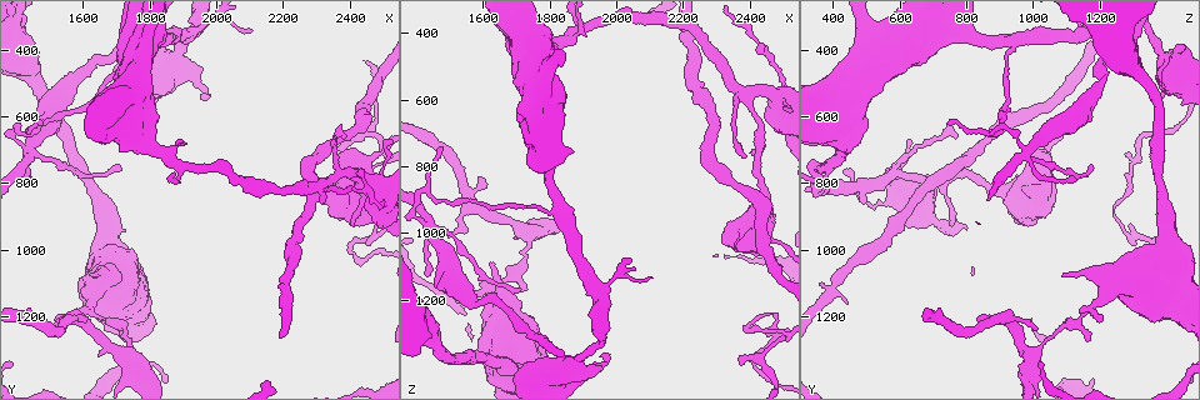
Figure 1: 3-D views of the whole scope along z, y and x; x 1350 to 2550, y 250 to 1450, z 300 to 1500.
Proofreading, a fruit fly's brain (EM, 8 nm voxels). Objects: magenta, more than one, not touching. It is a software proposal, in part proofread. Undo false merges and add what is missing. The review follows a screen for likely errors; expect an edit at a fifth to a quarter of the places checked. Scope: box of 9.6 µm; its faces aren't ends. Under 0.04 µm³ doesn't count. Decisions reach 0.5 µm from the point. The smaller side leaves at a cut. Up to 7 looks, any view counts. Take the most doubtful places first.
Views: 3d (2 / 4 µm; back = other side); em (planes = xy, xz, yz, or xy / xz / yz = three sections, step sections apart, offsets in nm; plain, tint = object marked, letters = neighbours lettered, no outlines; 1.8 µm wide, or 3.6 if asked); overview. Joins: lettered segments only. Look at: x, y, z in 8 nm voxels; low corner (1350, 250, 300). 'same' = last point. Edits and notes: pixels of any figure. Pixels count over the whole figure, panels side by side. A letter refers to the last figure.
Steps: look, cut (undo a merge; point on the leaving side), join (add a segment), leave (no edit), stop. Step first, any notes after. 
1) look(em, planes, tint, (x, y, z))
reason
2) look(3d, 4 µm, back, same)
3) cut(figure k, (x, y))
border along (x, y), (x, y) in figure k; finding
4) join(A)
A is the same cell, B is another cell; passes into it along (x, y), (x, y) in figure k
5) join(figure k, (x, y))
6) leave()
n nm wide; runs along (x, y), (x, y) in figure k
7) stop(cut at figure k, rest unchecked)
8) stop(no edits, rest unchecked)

look(em, planes, tint, (1430, 710, 980))
calibre changes

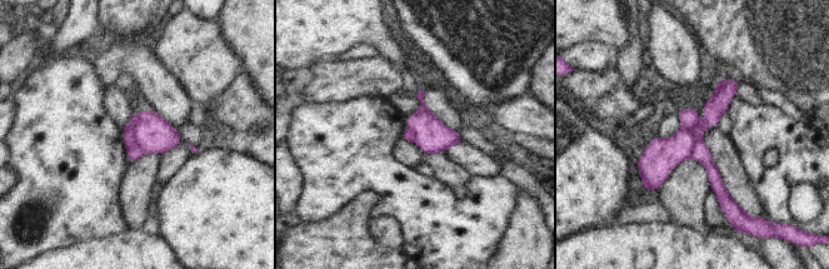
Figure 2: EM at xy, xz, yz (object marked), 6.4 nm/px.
look(em, planes, letters, same)

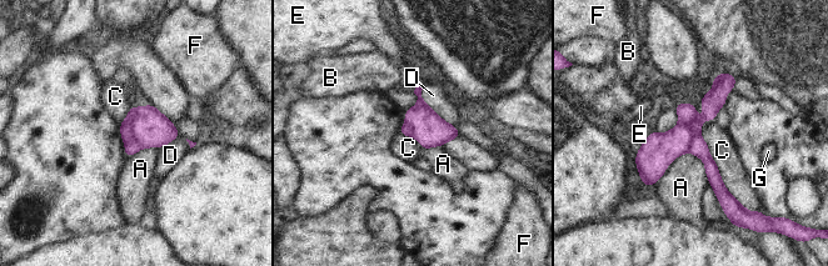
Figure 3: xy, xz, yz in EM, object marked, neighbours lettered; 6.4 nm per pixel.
cut(figure 3, (150, 128))
190 nm wide; A, B, C, D, E, F and G are other cells; border along (136, 108), (133, 137), (141, 147) in figure 3; a second neuron is stuck on

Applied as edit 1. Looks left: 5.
look(overview)

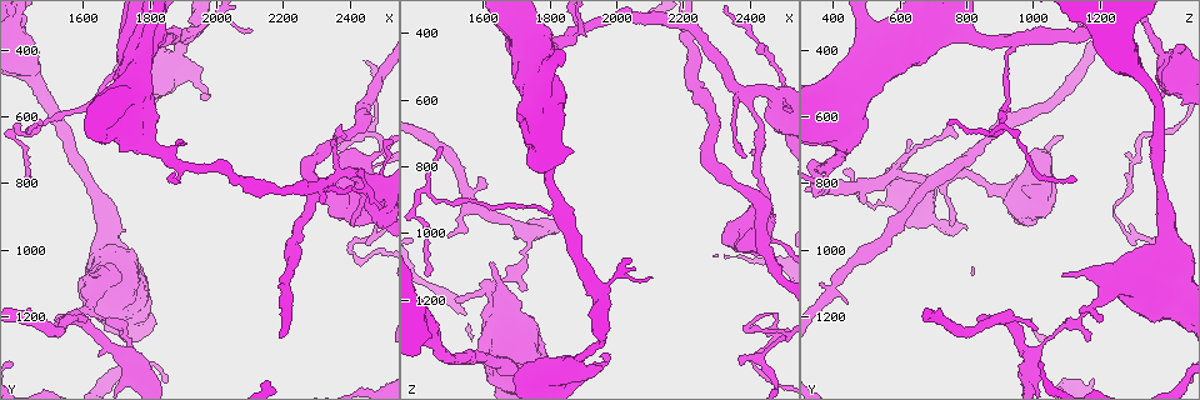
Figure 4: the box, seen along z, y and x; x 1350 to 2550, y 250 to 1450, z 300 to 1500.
look(em, planes, letters, (2380, 770, 580))

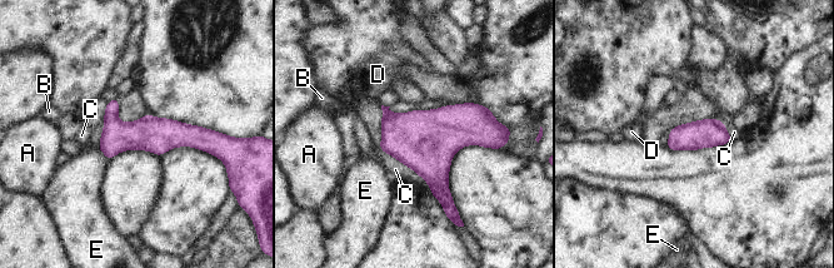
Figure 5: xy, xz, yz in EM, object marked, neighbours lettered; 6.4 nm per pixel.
leave()
A, B, C, D and E are other cells; runs along (209, 142), (123, 135), (101, 145) in figure 5; one neuron here

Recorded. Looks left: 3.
look(em, yz, step 8, letters, (1730, 1310, 1000))
calibre changes

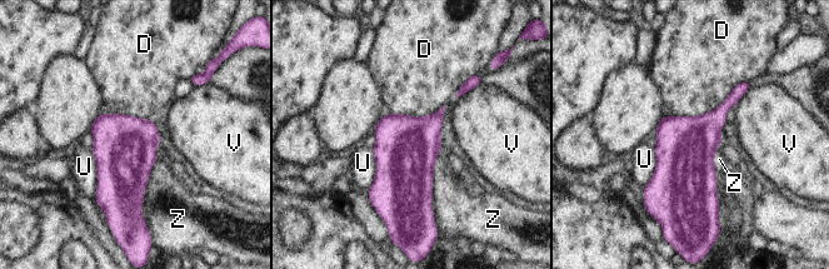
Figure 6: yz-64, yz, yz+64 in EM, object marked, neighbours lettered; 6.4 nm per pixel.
leave()
D, U, V and Z are other cells; border along (752, 81), (713, 110), (672, 115) in figure 6; one neuron here

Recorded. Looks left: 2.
stop(cut at figure 3, rest unchecked)

